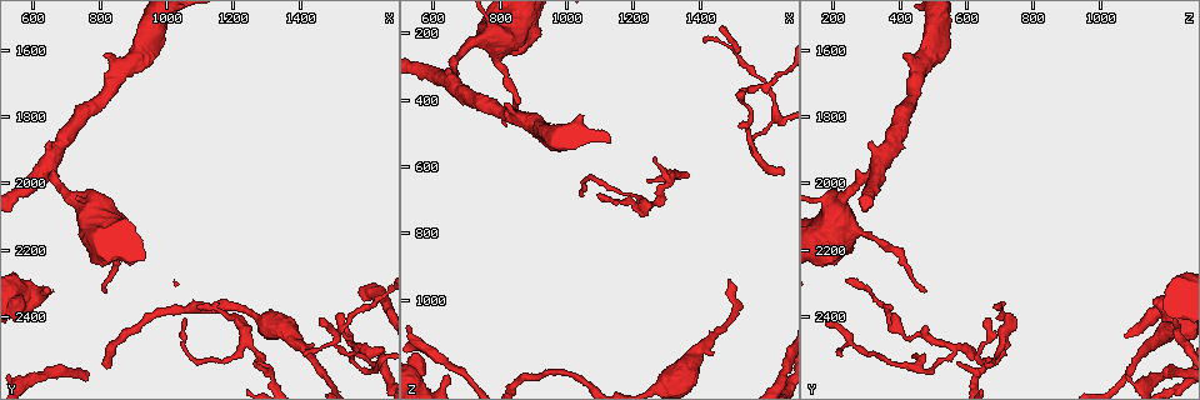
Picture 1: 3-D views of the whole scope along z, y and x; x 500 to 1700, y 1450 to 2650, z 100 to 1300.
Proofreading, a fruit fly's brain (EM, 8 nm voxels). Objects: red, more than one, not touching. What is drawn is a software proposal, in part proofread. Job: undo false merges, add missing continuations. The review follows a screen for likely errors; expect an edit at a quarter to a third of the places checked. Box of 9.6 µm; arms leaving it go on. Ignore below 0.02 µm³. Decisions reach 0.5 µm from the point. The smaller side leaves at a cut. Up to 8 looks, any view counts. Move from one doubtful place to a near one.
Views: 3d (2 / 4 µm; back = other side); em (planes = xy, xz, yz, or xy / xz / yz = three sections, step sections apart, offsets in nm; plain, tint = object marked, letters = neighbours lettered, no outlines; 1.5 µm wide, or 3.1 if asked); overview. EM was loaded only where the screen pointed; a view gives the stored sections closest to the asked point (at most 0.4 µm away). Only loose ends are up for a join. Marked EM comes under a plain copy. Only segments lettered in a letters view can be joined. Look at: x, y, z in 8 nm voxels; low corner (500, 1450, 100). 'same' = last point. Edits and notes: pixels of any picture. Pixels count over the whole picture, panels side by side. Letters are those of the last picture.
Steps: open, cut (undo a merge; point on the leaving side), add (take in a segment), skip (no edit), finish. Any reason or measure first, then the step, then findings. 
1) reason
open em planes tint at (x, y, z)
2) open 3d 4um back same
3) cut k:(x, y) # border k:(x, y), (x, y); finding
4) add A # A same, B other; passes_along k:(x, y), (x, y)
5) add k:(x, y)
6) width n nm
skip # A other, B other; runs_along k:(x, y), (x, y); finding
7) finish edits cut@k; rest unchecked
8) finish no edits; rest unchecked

open 3d 2um at (1630, 2540, 450)

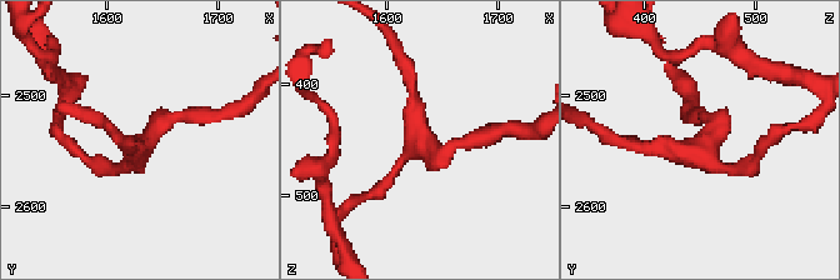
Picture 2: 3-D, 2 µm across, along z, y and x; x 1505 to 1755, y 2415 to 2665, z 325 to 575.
shape alone is not enough
open em planes tint at (1626, 2552, 444)

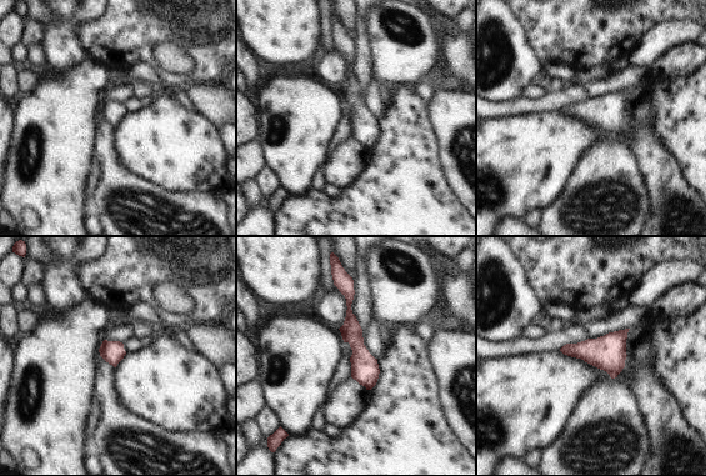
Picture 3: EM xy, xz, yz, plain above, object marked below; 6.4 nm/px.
what lies round it
open em planes letters same

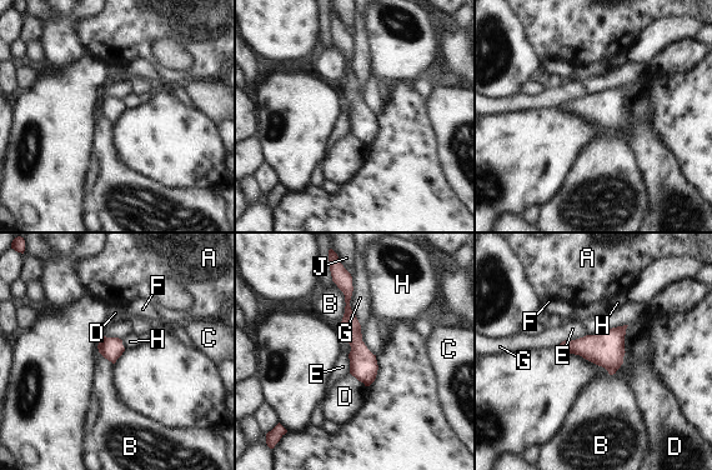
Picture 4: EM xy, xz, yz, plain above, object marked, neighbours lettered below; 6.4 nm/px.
skip # A other, B other, C other, D other, E other, F other, G other, H other, J other; border 4:(334, 281), (345, 303), (337, 325); continuous, no second neuron

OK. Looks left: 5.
thin end
open em planes tint at (1470, 2400, 170)

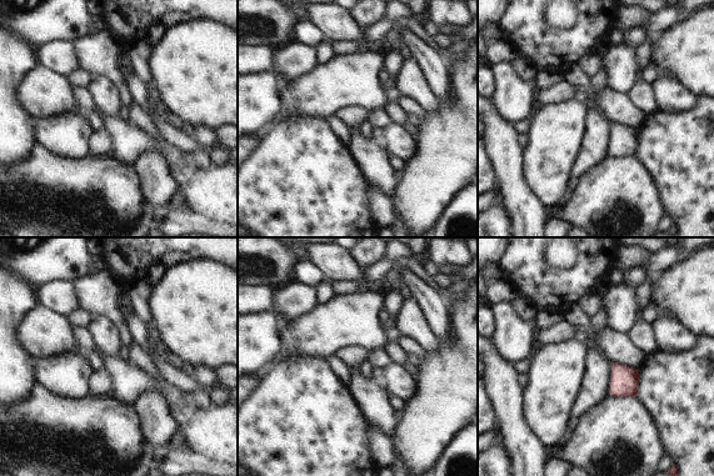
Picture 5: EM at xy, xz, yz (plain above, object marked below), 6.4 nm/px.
what lies round it
open em planes letters same

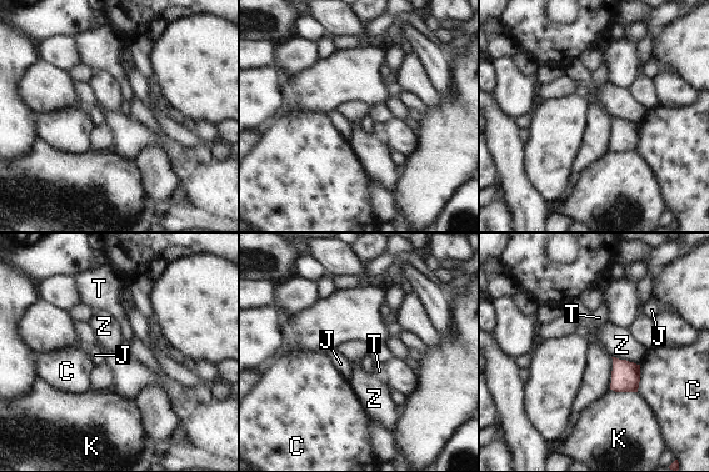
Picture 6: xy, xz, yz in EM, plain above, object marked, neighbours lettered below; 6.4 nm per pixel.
width 100 nm
skip # C other, J other, K other, T other, Z other; border 6:(613, 356), (639, 365); no lettered segment goes on from it

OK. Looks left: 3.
sharp bend
open 3d 4um at (1240, 2480, 710)

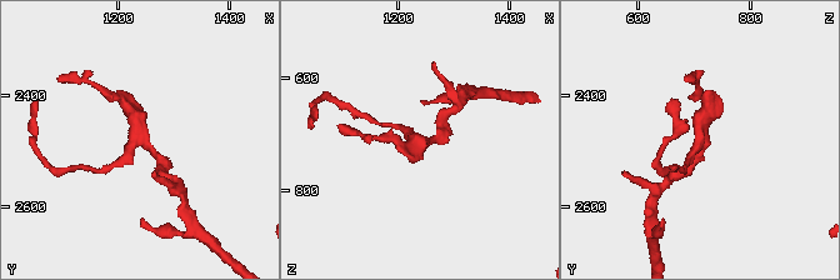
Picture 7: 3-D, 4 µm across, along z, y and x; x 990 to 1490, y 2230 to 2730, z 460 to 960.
open em planes letters at (1245, 2480, 715)

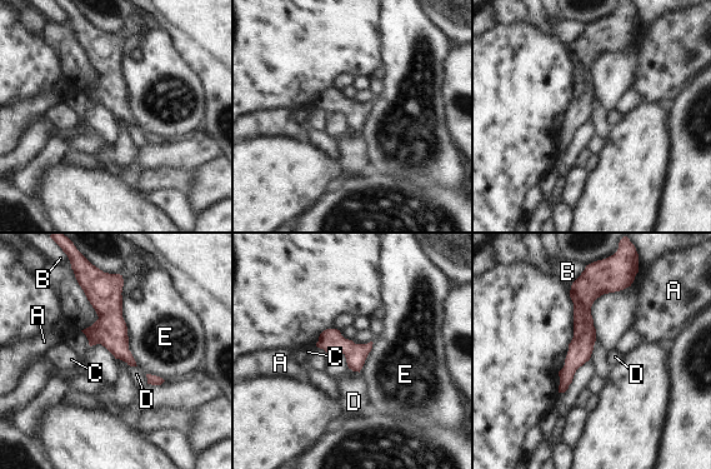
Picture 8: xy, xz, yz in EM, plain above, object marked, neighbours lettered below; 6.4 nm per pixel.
width 110 nm
skip # A other, B other, C other, D other, E other; border 8:(121, 299), (128, 349), (138, 365); one neuron here

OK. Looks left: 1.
finish no edits; rest unchecked

